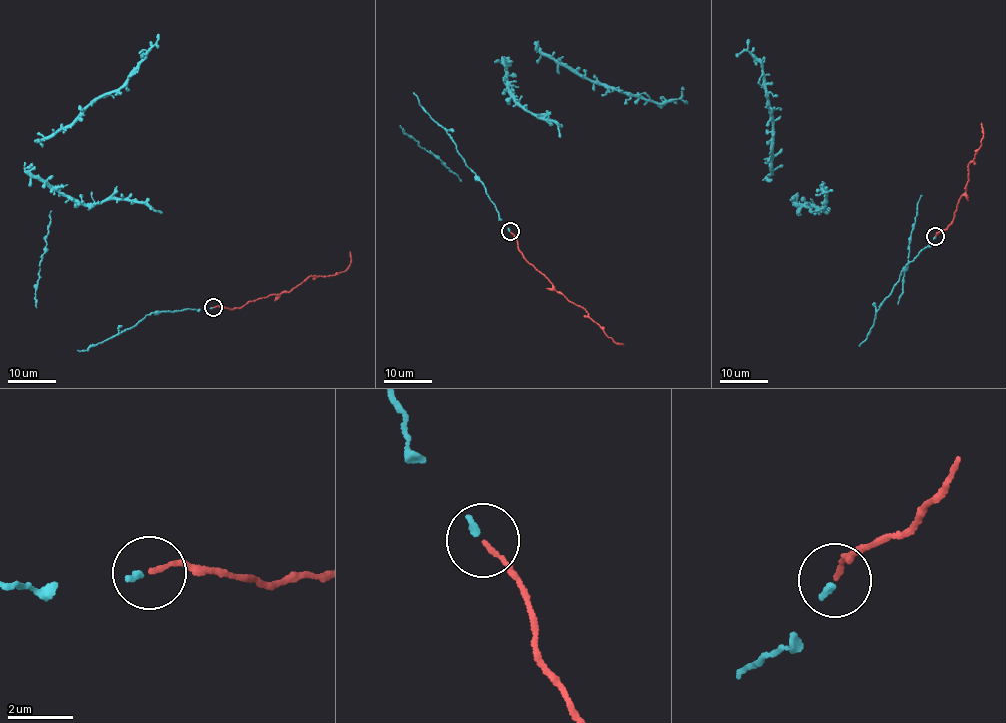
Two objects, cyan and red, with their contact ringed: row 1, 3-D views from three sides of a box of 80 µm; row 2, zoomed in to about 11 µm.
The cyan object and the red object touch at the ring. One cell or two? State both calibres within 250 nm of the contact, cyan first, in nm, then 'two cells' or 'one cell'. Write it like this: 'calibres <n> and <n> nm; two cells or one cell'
calibres 160 and 120 nm; one cell

